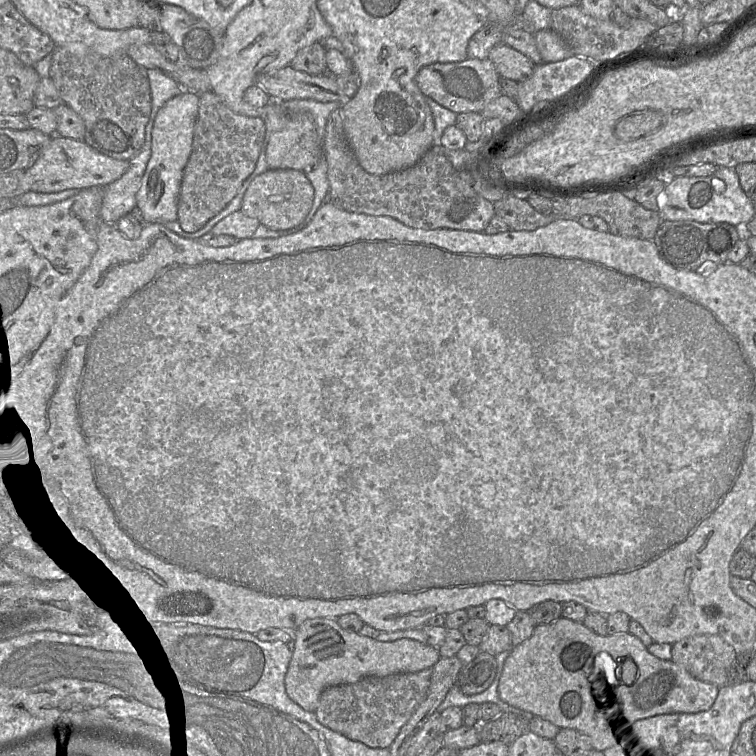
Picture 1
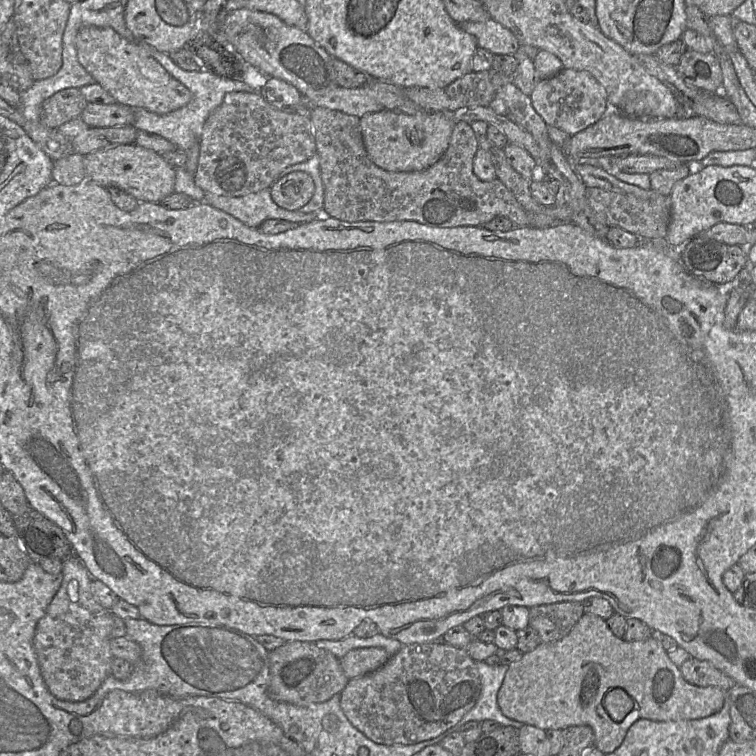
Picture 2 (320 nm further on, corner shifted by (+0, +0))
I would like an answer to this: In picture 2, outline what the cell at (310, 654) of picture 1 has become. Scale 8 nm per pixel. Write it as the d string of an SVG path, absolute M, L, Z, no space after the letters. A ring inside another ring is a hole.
M379 647L356 648L346 653L340 666L348 679L372 673L383 666L391 656Z

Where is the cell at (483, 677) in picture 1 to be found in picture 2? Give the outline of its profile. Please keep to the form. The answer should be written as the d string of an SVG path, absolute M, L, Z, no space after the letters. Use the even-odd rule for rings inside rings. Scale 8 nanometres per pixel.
M449 644L404 645L376 671L350 679L341 691L340 706L351 724L372 741L384 745L409 745L433 739L456 725L480 695L481 677L476 662L464 648Z

